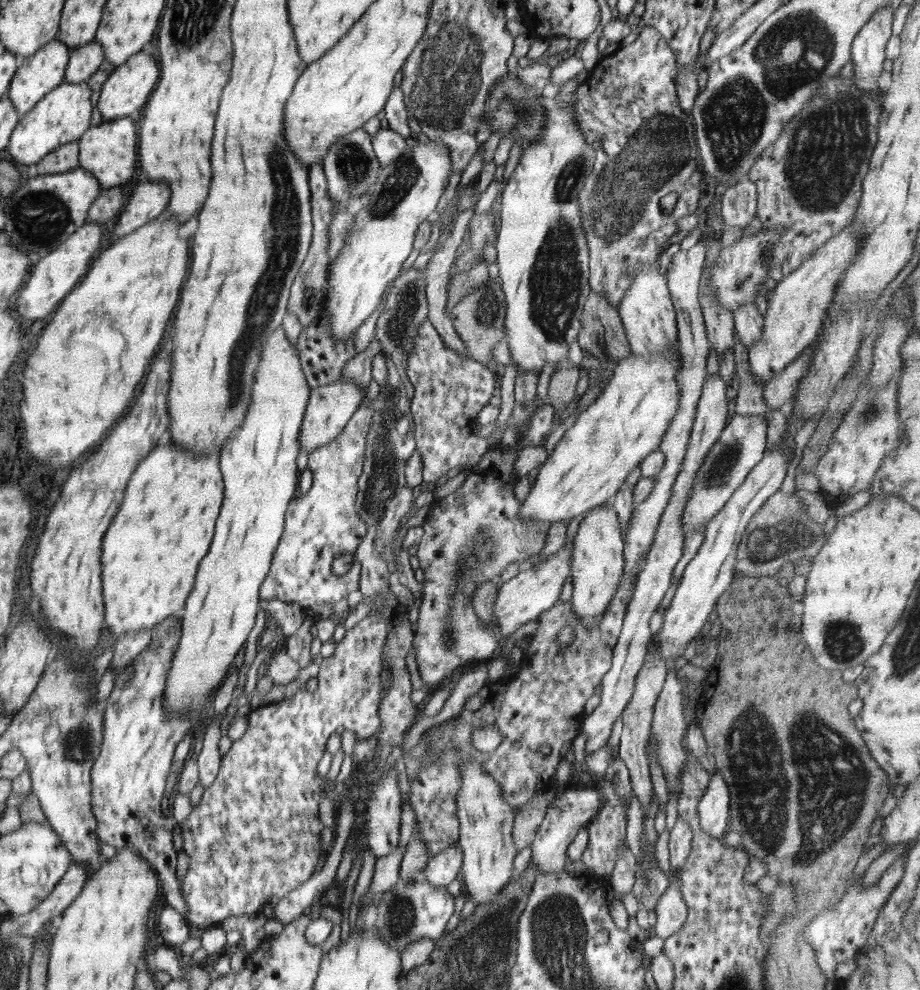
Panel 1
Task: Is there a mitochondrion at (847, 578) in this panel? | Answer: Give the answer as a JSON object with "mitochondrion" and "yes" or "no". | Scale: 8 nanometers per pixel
{"mitochondrion":"no"}

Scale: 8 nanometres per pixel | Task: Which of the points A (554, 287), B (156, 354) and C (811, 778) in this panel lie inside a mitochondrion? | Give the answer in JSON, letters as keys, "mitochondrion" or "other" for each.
{"A":"mitochondrion","B":"other","C":"mitochondrion"}

